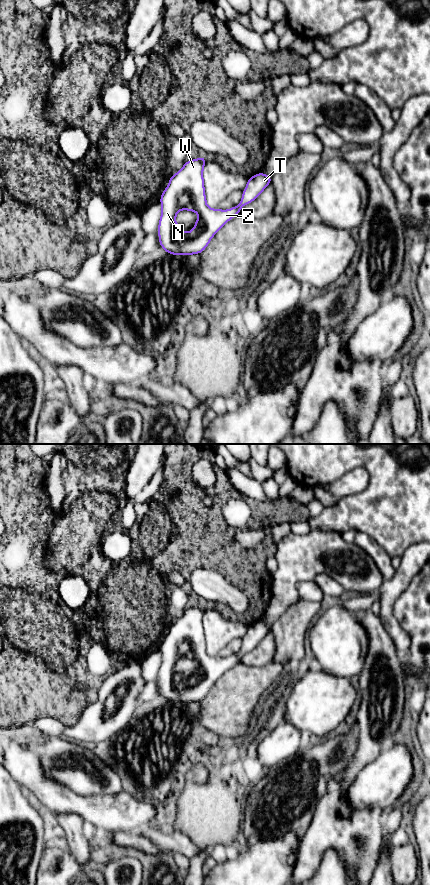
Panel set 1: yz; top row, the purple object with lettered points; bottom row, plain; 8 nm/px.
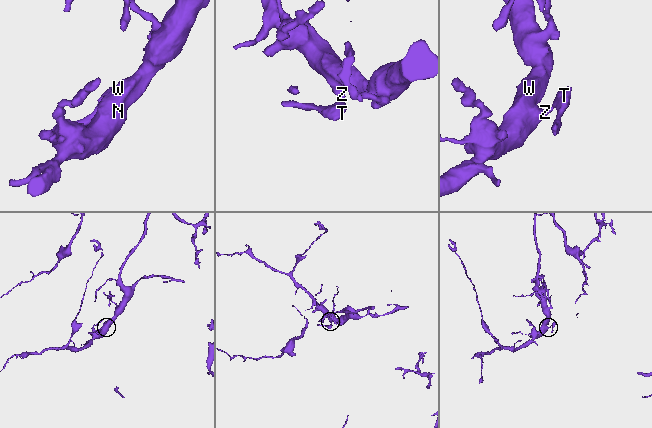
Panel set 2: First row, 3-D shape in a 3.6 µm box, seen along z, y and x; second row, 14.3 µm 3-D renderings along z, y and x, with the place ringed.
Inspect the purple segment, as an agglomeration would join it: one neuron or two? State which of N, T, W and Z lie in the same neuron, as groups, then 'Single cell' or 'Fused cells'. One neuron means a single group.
Groups: N T W Z. Single cell

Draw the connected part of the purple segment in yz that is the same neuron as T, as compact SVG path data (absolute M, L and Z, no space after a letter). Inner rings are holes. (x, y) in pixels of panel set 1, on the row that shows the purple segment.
M204 156L184 161L183 168L170 175L169 184L160 196L159 244L170 255L201 254L214 235L272 183L272 176L259 172L248 178L237 206L228 210L211 209L207 205L203 178L206 161ZM179 210L195 211L199 216L195 228L184 234L182 225L175 222Z

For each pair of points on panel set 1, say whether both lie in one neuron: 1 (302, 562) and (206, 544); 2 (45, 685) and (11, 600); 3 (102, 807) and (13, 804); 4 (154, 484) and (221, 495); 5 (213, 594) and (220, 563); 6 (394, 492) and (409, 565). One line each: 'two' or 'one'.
1: two
2: one
3: two
4: two
5: two
6: two

